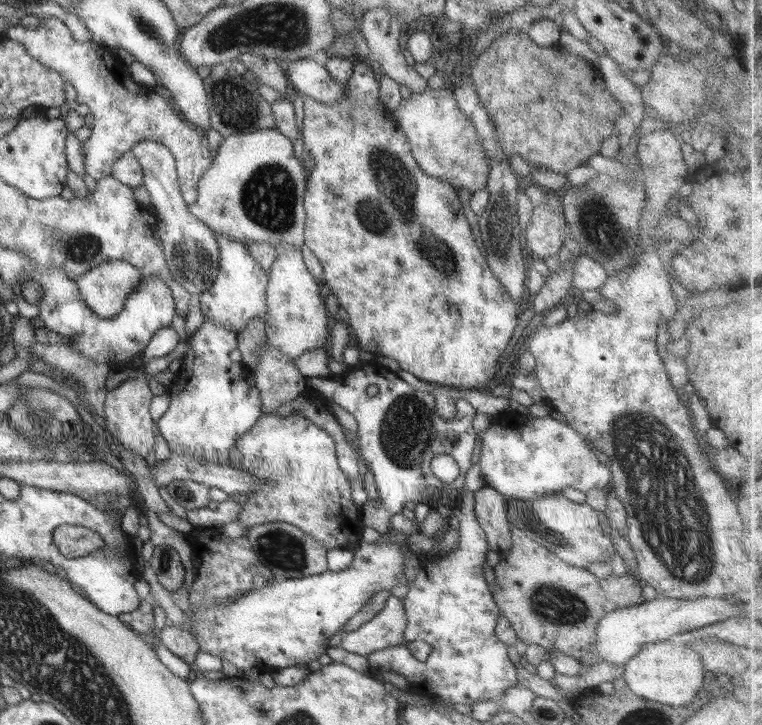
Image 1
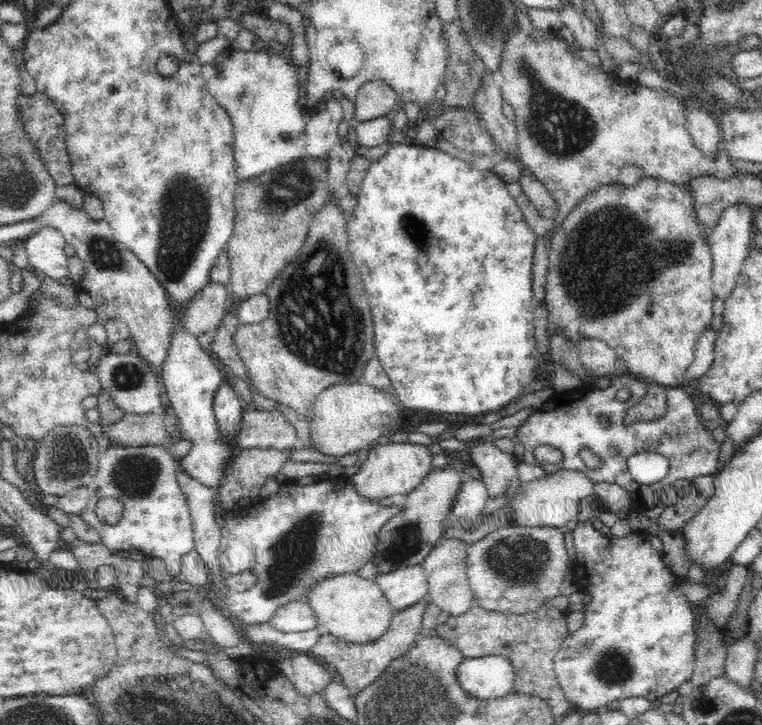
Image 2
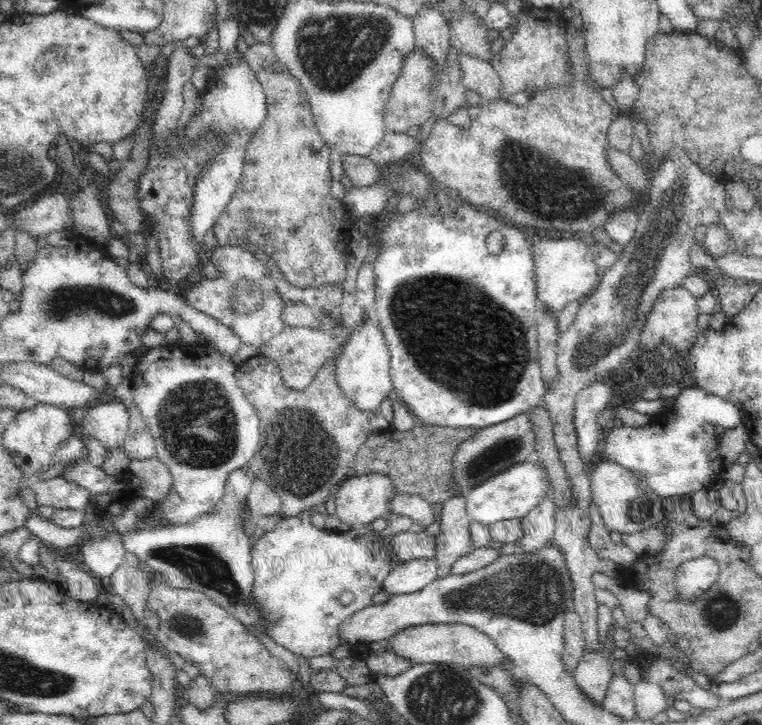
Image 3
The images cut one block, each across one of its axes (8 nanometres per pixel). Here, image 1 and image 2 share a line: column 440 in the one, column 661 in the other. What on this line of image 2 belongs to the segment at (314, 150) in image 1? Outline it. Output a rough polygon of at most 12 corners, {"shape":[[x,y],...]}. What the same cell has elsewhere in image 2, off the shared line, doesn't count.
{"shape":[[689,183],[604,184],[548,237],[547,333],[685,382],[713,260]]}

